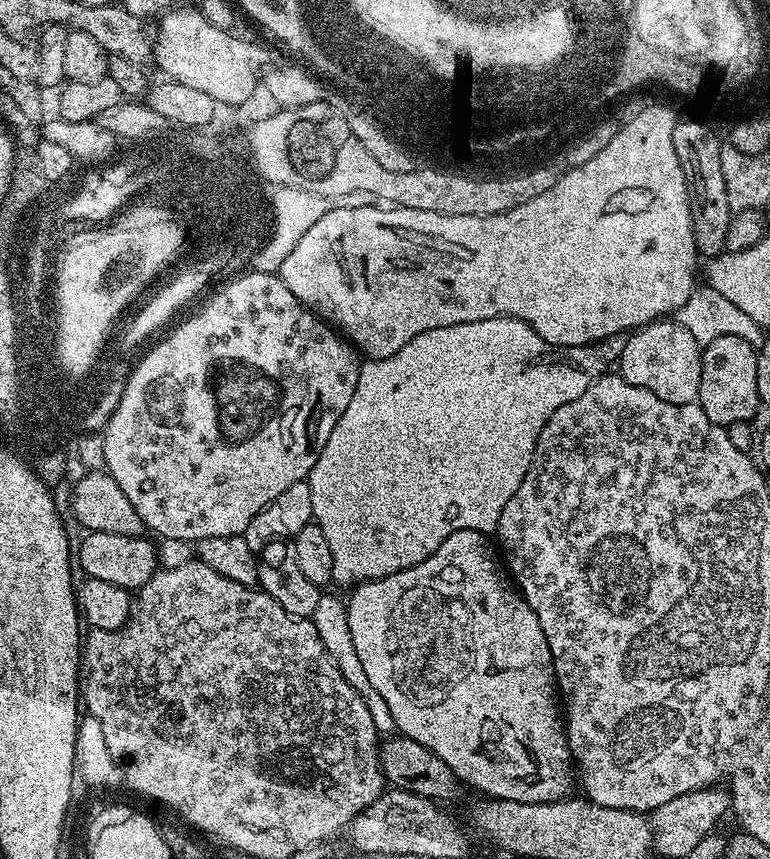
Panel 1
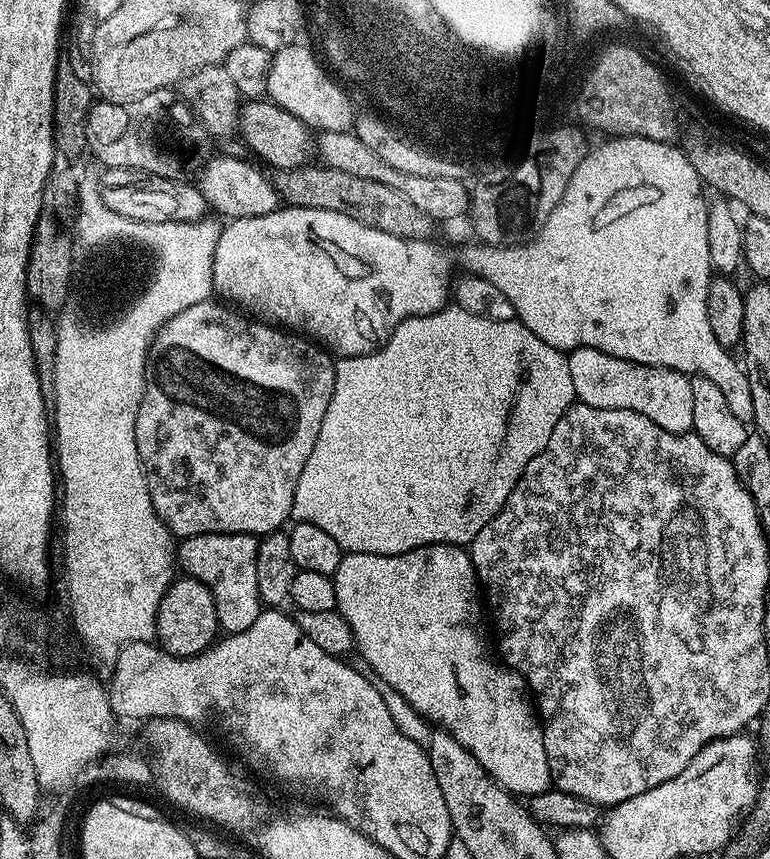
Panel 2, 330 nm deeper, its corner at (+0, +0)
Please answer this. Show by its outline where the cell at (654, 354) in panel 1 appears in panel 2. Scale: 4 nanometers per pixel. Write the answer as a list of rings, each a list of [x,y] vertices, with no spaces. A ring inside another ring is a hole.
[[[574,348],[567,353],[570,366],[570,379],[574,381],[576,400],[586,406],[594,406],[602,410],[634,410],[634,414],[642,414],[642,418],[650,418],[667,432],[691,432],[694,422],[694,394],[690,390],[692,377],[678,370],[646,366],[638,362],[630,362],[622,358],[614,358],[605,352],[593,348]]]

